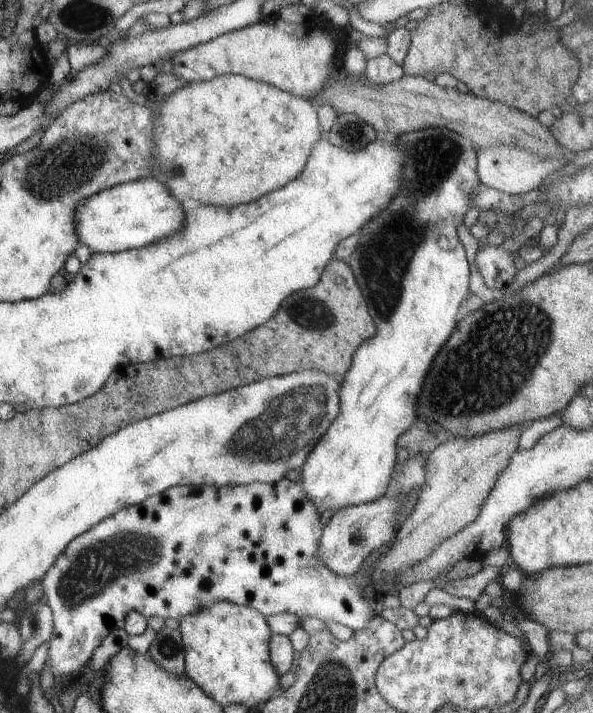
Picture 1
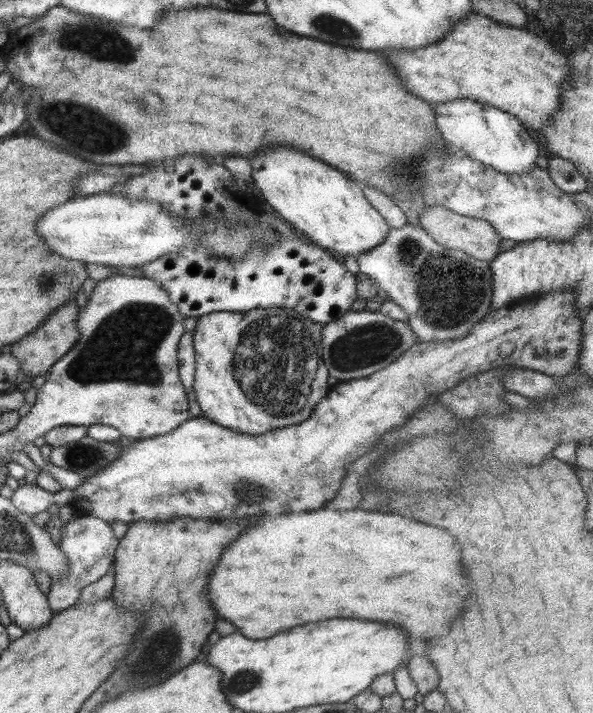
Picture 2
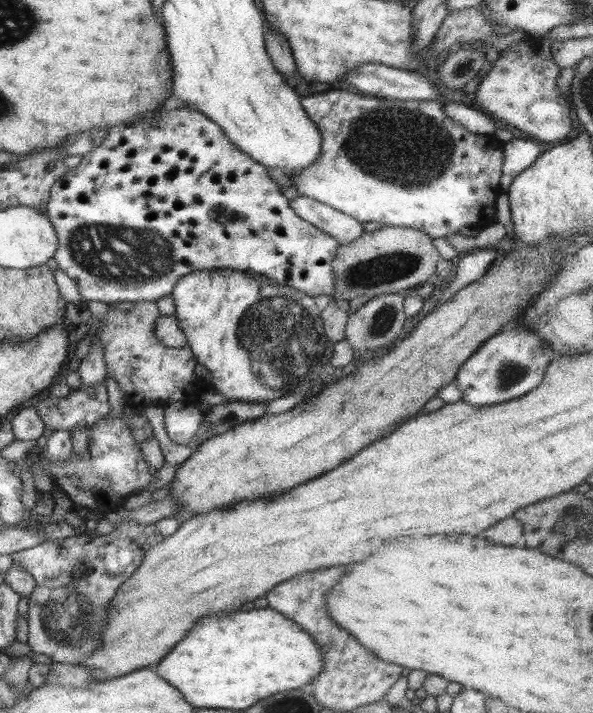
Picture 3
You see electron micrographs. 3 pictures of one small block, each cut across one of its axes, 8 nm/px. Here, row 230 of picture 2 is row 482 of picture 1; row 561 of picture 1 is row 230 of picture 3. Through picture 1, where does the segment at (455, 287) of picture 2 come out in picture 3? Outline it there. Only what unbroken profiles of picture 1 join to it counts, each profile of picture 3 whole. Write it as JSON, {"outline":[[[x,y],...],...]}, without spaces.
{"outline":[[[298,195],[289,203],[302,220],[324,230],[339,244],[348,244],[365,233],[363,222],[313,198]]]}

